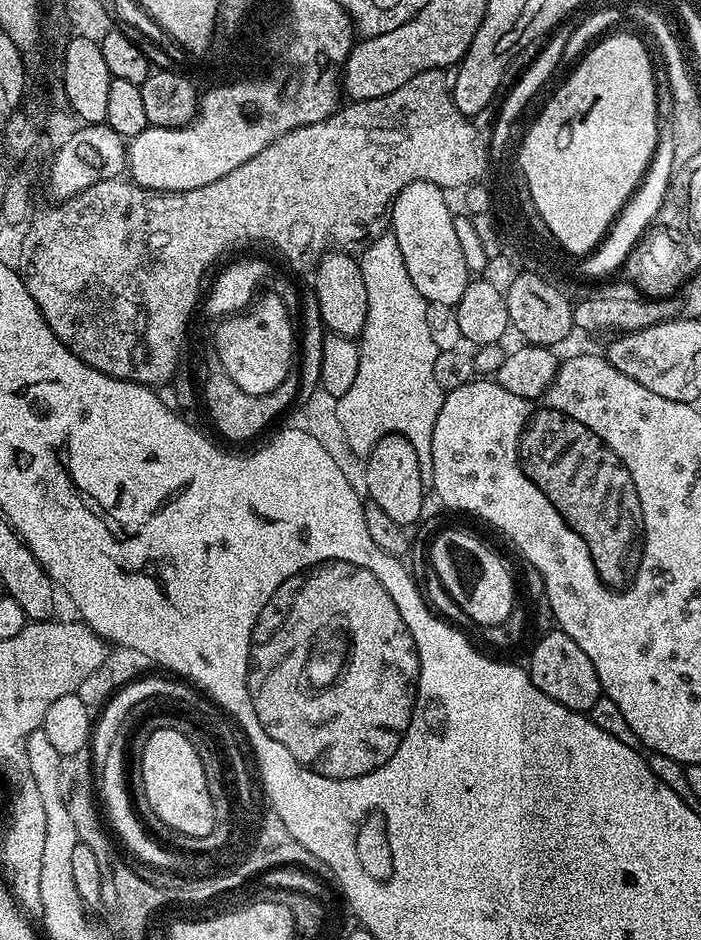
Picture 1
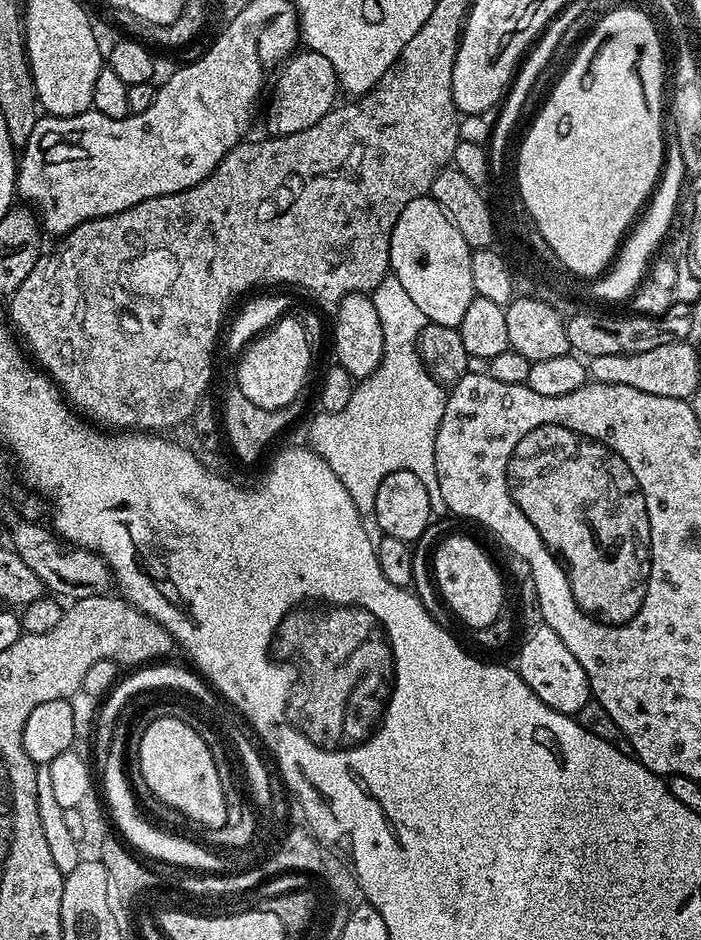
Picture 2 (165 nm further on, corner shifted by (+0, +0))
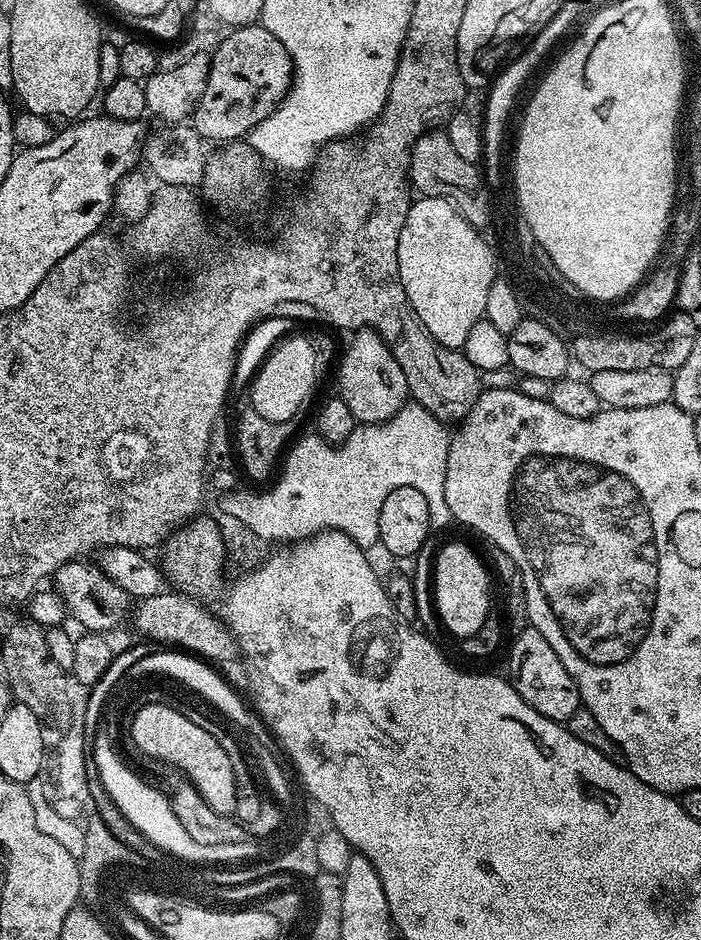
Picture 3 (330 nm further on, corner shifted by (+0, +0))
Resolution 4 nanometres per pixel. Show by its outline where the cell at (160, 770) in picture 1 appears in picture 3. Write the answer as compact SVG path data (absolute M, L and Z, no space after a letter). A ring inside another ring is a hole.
M167 706L145 707L140 712L141 716L136 716L132 721L130 744L142 750L153 761L180 771L215 814L235 817L236 795L230 758L214 737L195 725L183 711L178 711L175 707Z

